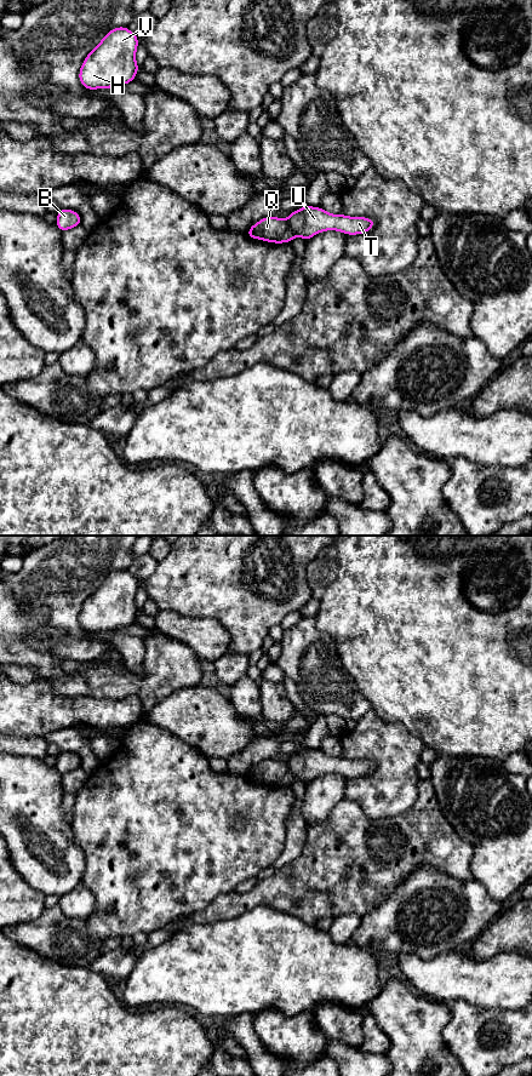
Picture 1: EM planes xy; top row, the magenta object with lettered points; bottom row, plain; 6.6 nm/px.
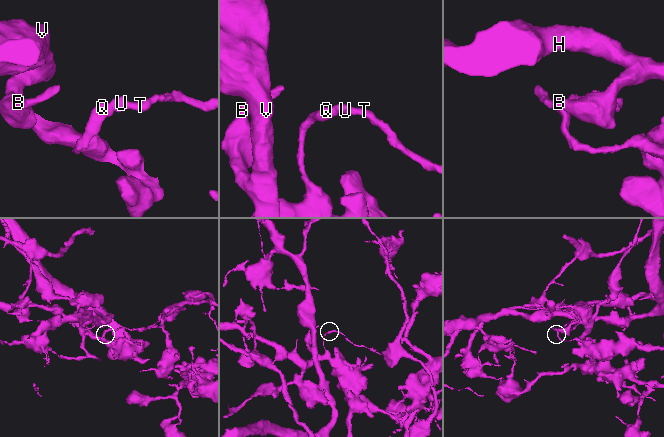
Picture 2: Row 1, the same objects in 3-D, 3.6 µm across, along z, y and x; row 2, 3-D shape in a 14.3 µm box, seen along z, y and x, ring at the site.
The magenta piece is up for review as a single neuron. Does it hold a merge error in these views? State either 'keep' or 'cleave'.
cleave

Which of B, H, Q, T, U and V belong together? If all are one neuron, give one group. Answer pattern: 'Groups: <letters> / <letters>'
Groups: B H Q V / T U

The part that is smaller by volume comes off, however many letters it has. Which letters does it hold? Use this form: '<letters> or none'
T, U

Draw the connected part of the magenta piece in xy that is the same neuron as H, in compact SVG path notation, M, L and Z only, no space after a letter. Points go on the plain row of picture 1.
M127 570L109 573L85 600L79 613L80 626L86 633L99 633L116 631L136 623L138 583Z

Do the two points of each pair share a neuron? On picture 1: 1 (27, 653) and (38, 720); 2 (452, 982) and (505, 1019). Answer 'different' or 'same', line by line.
1: different
2: different

